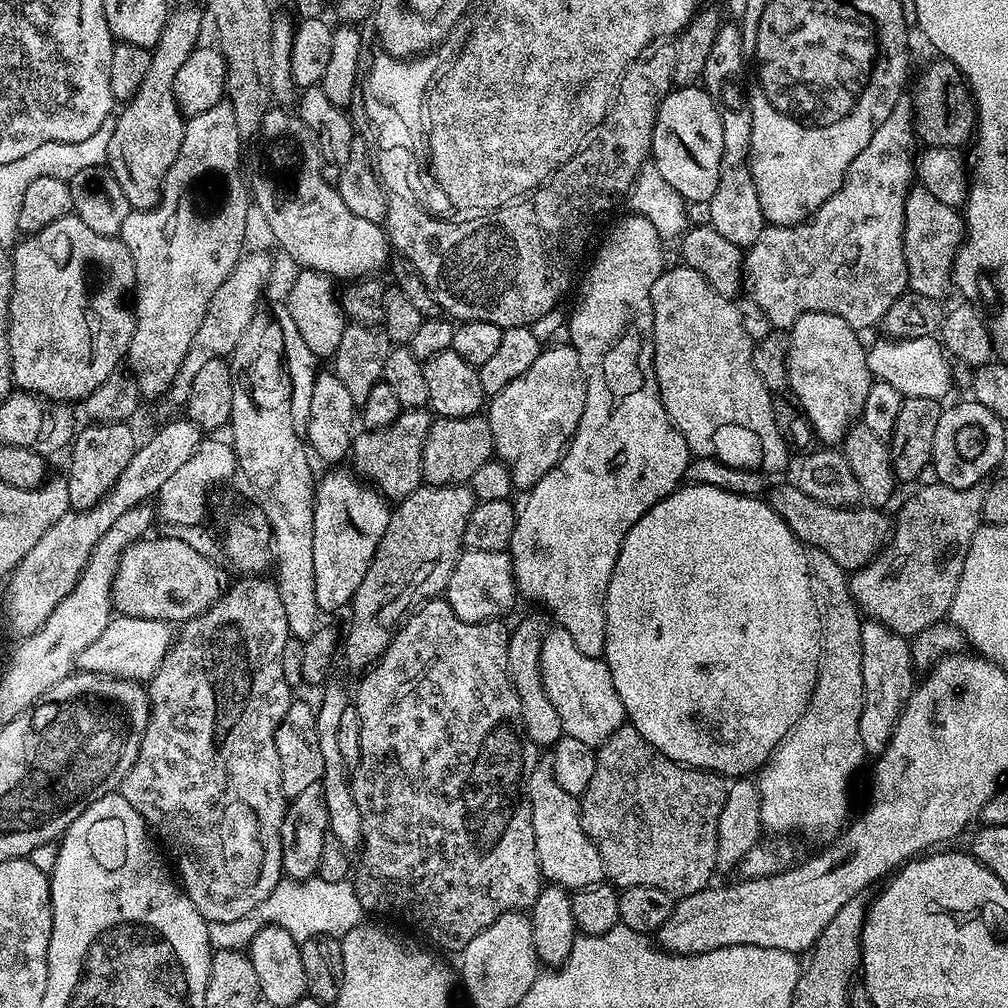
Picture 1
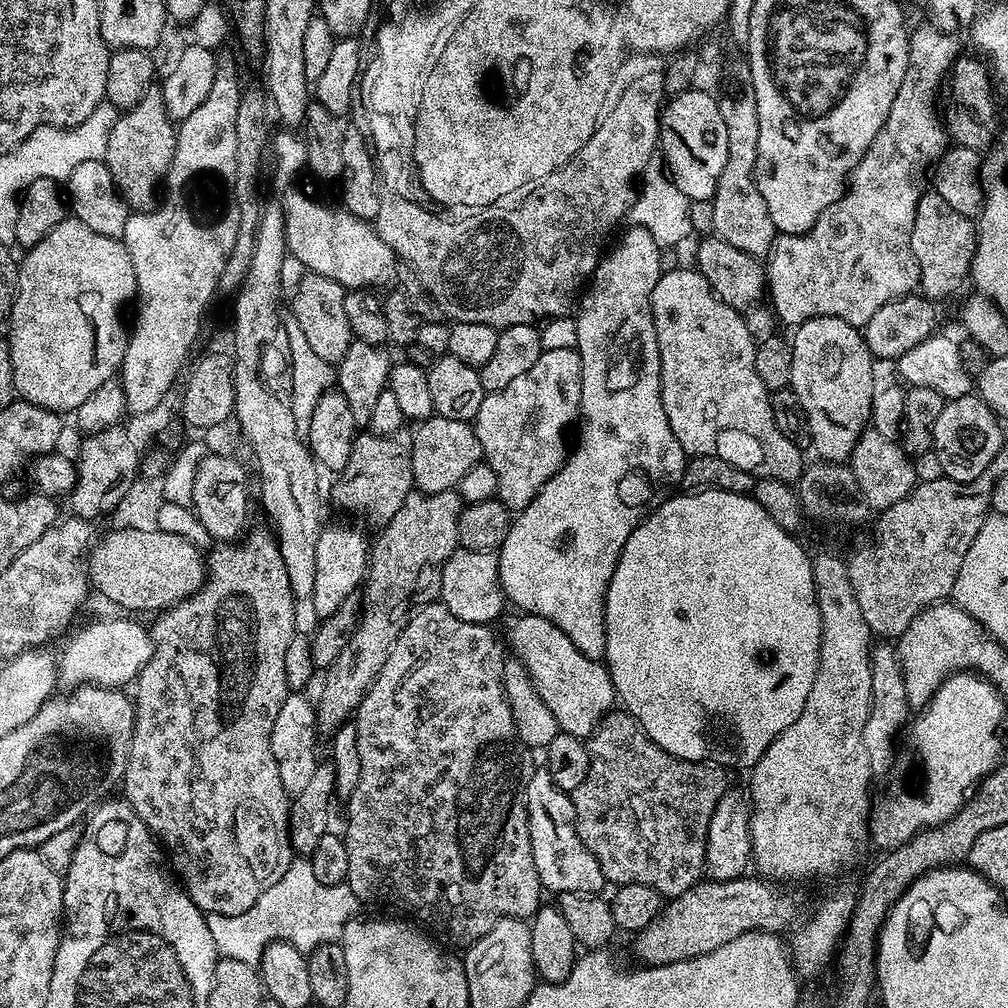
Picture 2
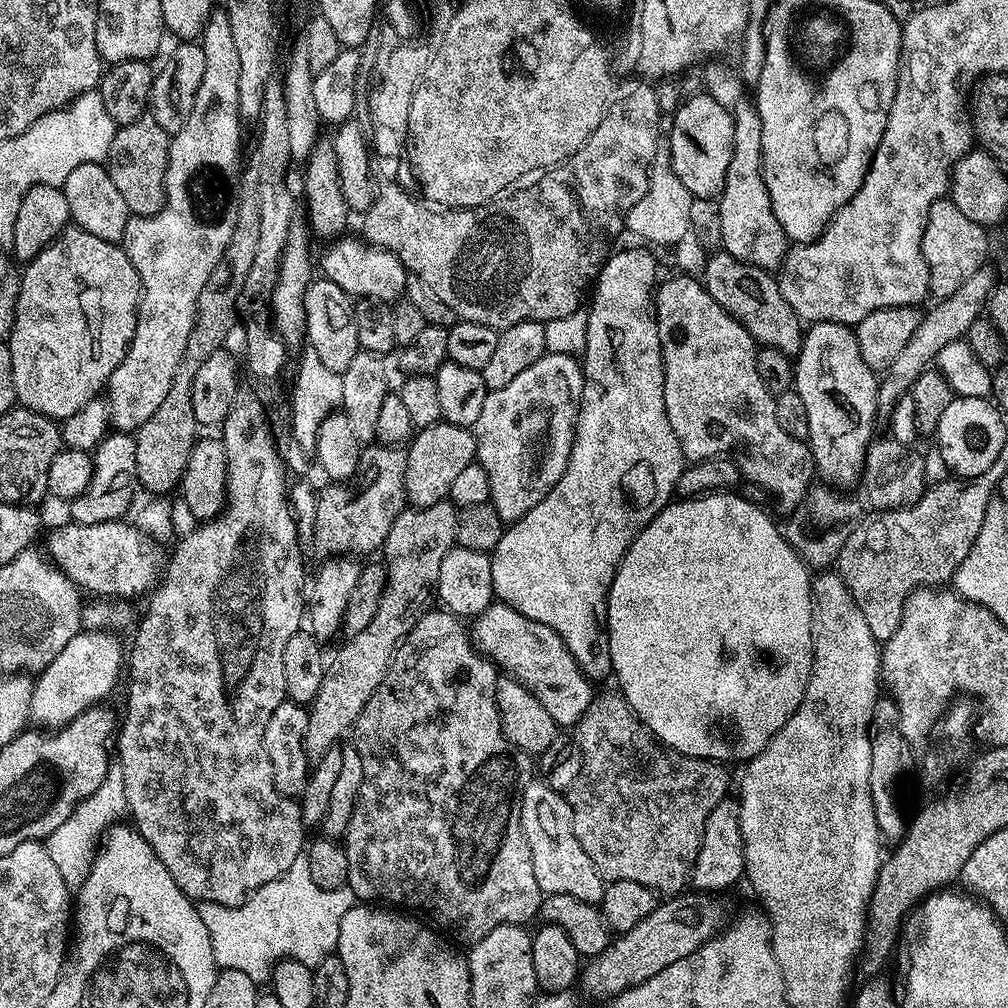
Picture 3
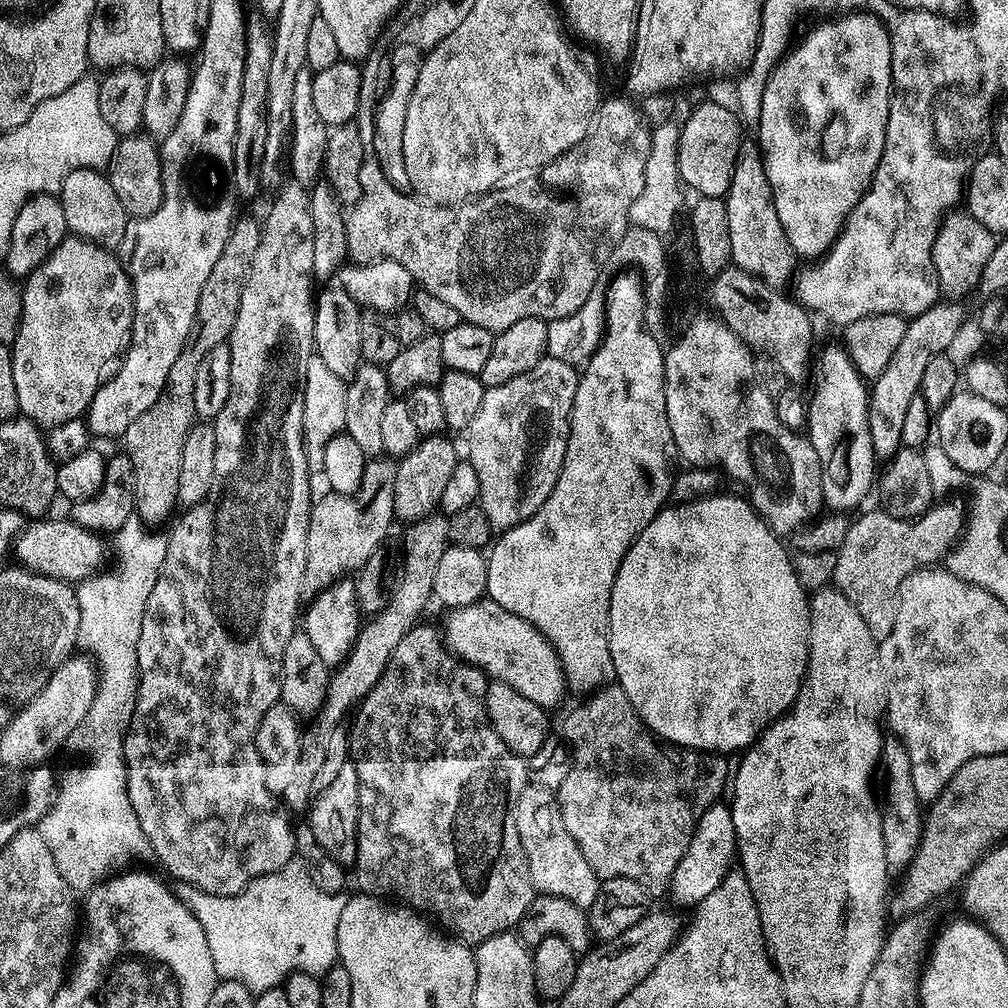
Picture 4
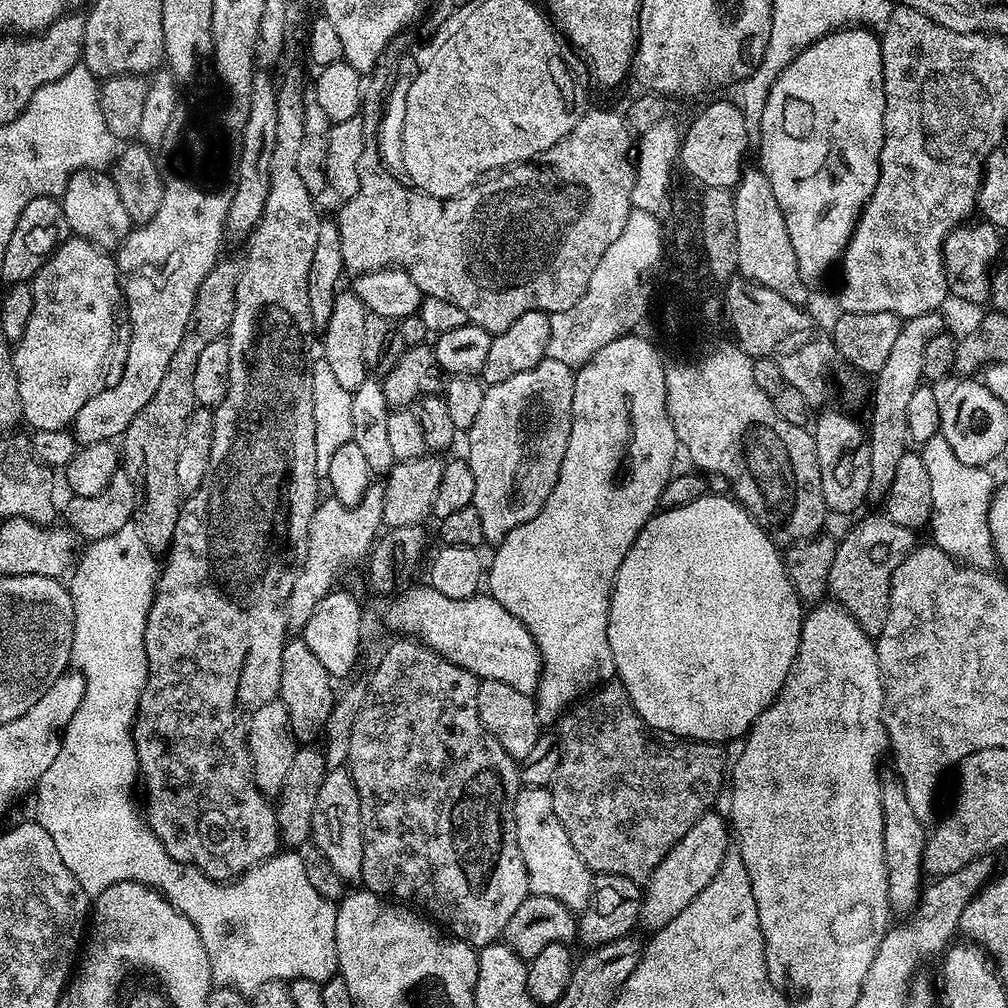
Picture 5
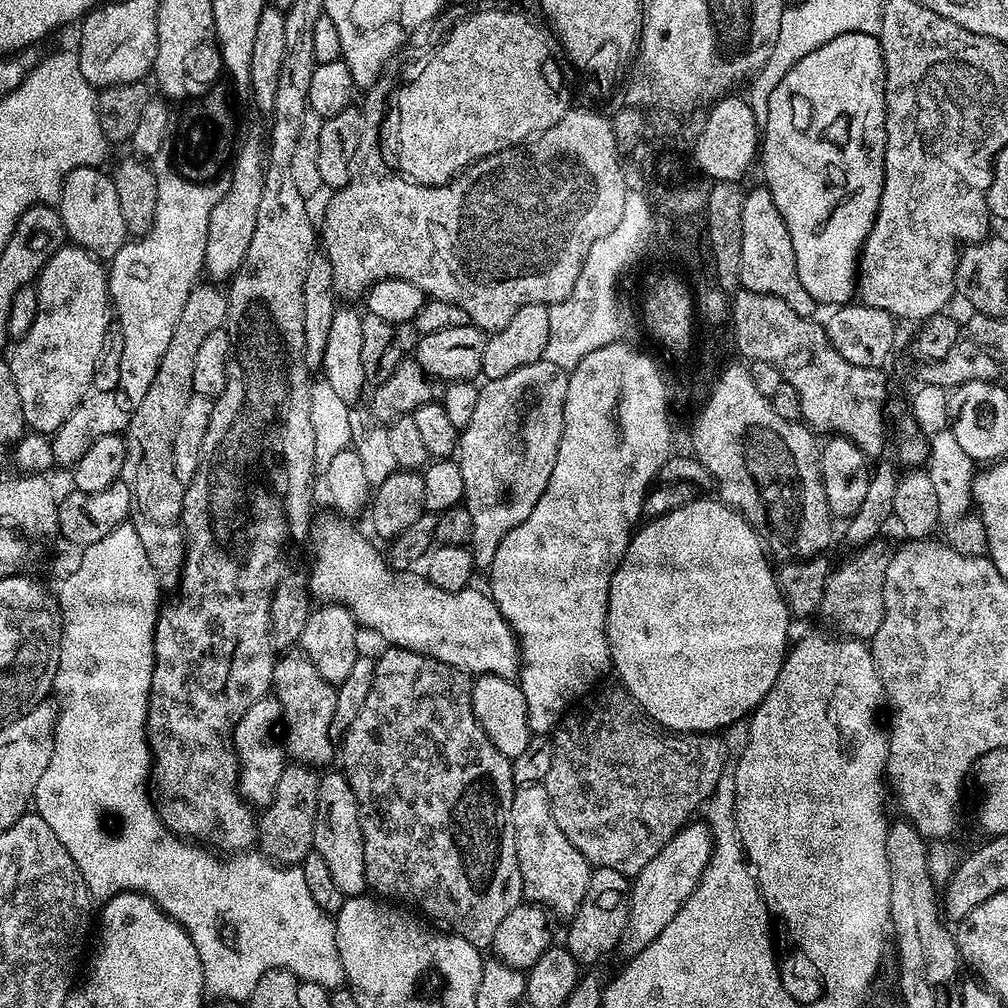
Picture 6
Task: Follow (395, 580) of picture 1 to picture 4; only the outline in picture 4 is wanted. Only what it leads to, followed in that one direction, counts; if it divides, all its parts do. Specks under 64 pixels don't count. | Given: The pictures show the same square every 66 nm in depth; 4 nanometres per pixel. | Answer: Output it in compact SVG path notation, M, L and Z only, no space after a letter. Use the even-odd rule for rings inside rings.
M433 514L420 520L413 520L404 532L404 577L391 589L387 603L361 627L356 636L354 646L348 651L340 664L335 665L334 671L328 677L328 689L319 712L311 717L312 725L305 727L300 733L300 753L294 769L292 781L282 793L282 803L292 814L303 813L314 799L312 783L326 758L326 750L330 747L330 737L334 730L341 727L344 715L351 713L367 696L368 691L376 685L388 659L394 652L394 646L402 642L402 638L411 628L415 628L420 616L427 606L428 600L433 599L432 583L434 569L438 566L438 558L450 547L448 542L448 516Z

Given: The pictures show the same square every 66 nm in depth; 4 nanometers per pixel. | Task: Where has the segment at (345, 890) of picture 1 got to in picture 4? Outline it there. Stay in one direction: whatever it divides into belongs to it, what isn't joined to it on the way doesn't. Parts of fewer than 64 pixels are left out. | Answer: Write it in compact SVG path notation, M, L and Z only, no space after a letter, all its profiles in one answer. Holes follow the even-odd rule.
M293 858L284 868L279 869L277 872L266 873L265 876L249 881L240 893L236 893L233 896L215 896L212 893L204 892L202 889L189 886L181 887L178 895L184 901L184 905L192 911L194 918L198 918L198 922L206 934L206 942L210 942L210 958L214 958L214 970L217 977L220 980L237 980L239 984L250 989L253 994L281 987L291 972L305 972L319 978L325 972L329 972L338 962L336 954L338 950L338 918L342 918L342 906L346 906L348 896L344 892L335 892L334 894L320 892L318 886L314 886L314 882L309 878L308 865L303 859Z

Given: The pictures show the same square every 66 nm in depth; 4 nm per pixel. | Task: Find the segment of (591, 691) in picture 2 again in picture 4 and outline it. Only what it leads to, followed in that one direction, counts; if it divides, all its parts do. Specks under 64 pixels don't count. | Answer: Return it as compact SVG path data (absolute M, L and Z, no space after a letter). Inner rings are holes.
M487 598L474 602L470 606L451 609L447 615L444 628L442 627L444 642L448 649L461 660L473 664L476 668L481 668L485 676L492 680L501 680L506 682L506 686L514 686L518 694L530 698L530 702L534 702L540 708L553 710L552 708L558 707L563 702L566 681L556 647L530 621L526 618L518 618L518 614L498 606L498 602Z

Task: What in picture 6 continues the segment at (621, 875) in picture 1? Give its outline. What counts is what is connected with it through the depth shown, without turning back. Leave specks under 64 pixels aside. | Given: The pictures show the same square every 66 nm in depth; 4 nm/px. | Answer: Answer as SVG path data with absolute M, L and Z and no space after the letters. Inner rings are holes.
M623 686L615 687L604 689L601 687L599 691L592 694L597 694L597 696L589 695L579 707L569 711L564 719L560 721L558 727L550 736L552 749L554 750L554 762L550 762L550 774L546 774L546 778L542 783L546 794L550 798L550 810L554 814L554 822L558 822L558 830L562 830L562 834L566 834L566 838L570 838L572 845L588 859L588 863L596 868L618 870L618 874L634 878L642 870L642 866L646 866L646 862L650 862L650 858L654 858L654 854L658 854L658 850L662 850L662 846L666 846L666 842L674 839L677 832L695 817L692 815L699 808L701 811L702 805L718 786L720 777L725 775L727 768L724 767L727 764L729 767L730 756L728 760L728 748L719 740L721 738L719 735L701 734L699 732L689 732L687 734L669 732L645 714L640 703L628 693L627 688Z

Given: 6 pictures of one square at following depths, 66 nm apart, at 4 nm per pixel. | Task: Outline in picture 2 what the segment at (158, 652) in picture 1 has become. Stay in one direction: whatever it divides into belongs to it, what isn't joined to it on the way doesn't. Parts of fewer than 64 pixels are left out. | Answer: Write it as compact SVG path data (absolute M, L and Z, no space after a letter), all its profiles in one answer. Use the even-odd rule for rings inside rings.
M124 618L128 620L96 620L88 624L68 645L64 653L58 656L58 684L61 689L71 690L86 684L94 684L97 688L123 689L131 685L139 676L142 666L150 662L152 657L152 638L147 627L139 624L139 619Z

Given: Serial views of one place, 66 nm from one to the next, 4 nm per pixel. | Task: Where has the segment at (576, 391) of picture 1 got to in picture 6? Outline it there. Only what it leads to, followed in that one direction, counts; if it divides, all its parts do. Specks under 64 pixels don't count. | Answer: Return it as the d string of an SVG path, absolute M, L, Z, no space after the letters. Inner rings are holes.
M539 360L530 366L506 374L506 378L489 380L480 388L478 406L474 406L474 418L460 432L458 463L462 470L464 487L463 507L470 510L472 519L472 542L470 551L472 563L477 569L491 569L494 554L502 546L502 538L514 526L530 518L530 510L538 506L538 498L550 482L554 462L558 458L558 446L564 433L564 403L568 389L568 372L552 365L547 360Z

